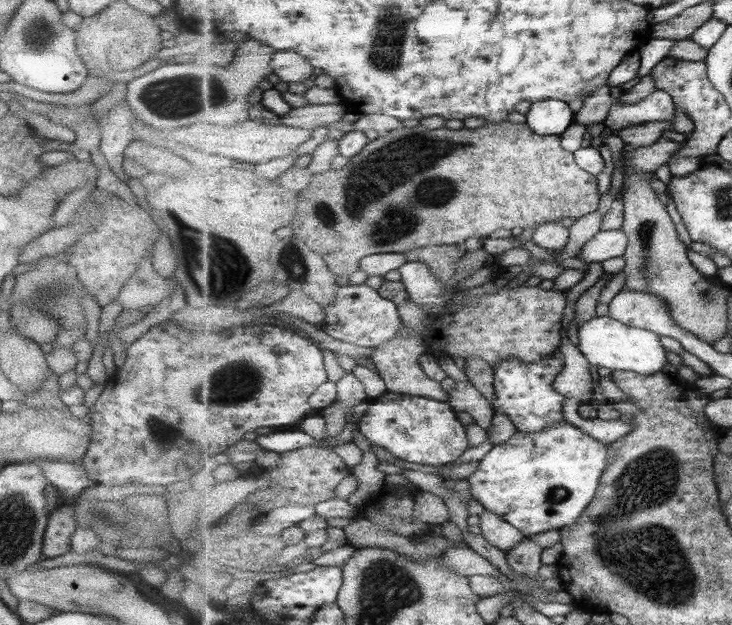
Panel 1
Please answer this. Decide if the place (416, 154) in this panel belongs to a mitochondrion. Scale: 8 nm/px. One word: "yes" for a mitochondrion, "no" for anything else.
yes

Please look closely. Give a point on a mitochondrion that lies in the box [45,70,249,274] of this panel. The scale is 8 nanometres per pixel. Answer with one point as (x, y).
(195, 94)

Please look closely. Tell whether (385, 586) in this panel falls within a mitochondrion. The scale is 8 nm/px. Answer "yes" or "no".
yes

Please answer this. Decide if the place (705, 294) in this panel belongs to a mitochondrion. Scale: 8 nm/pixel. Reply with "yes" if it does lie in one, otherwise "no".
yes

